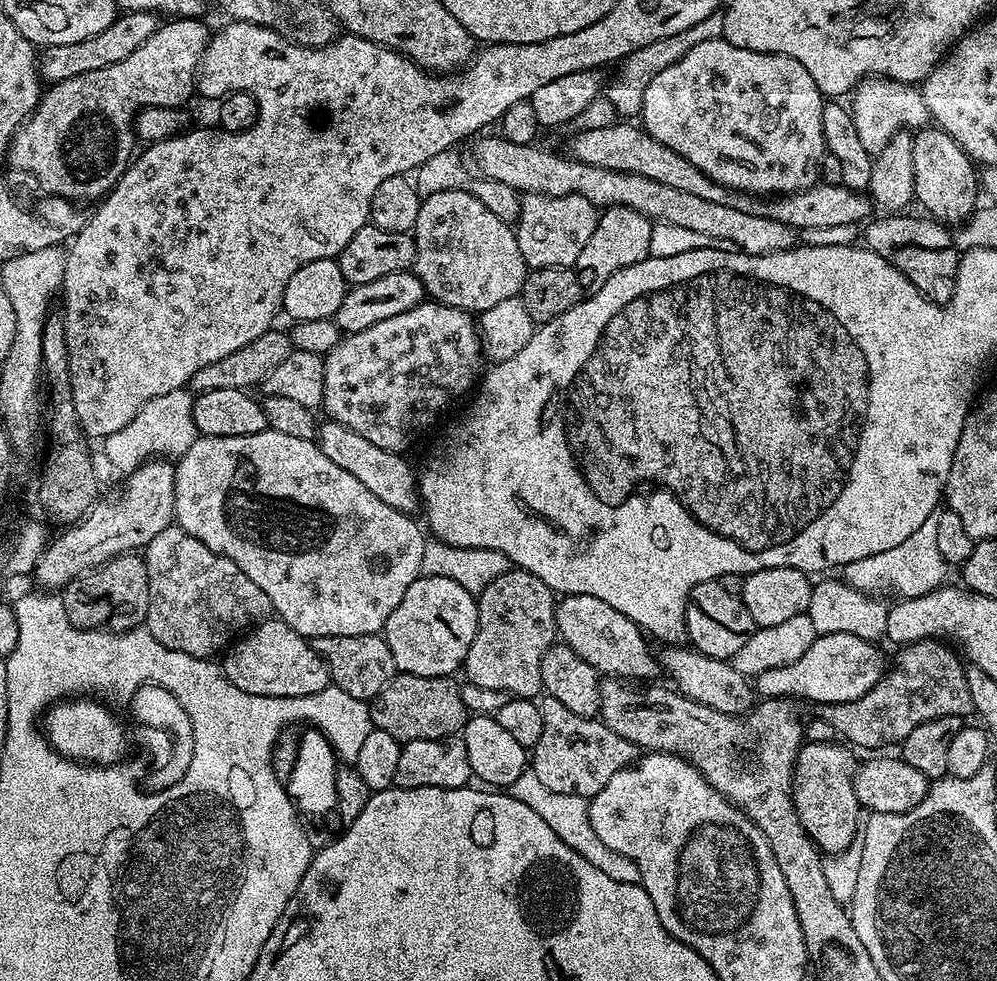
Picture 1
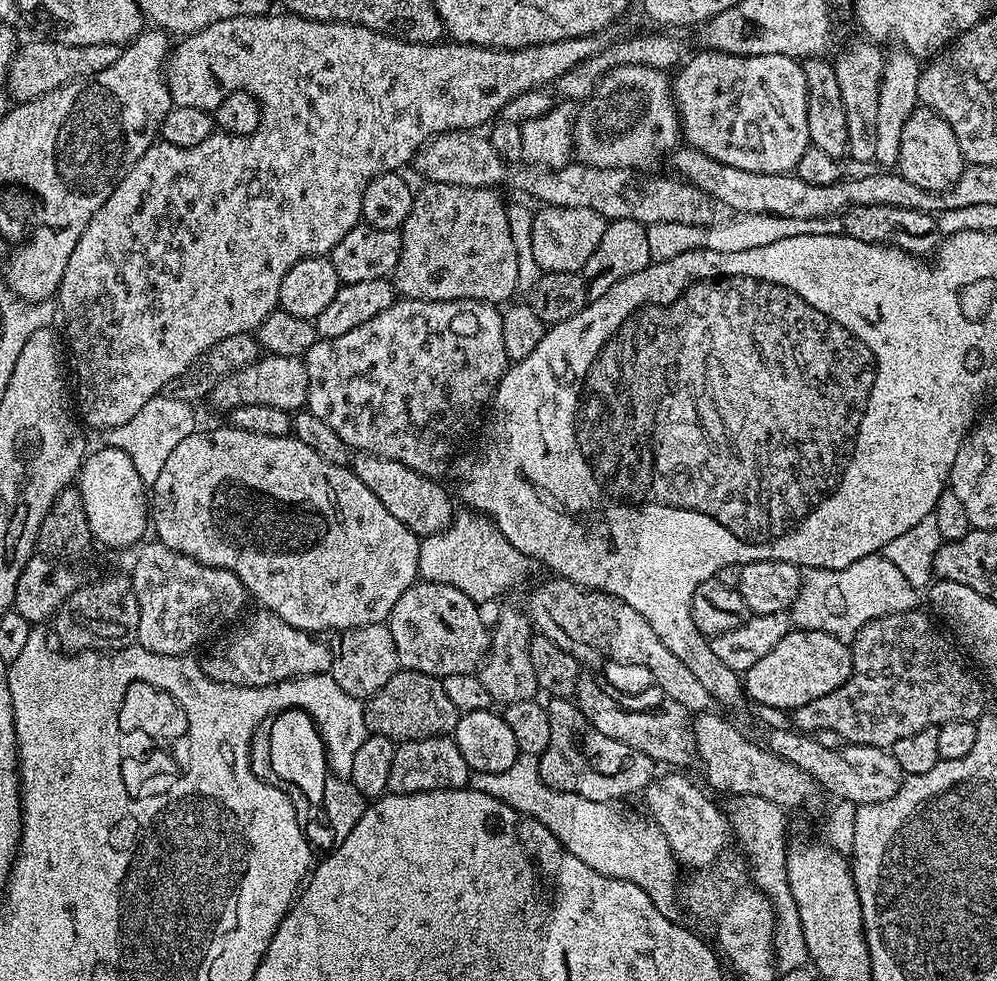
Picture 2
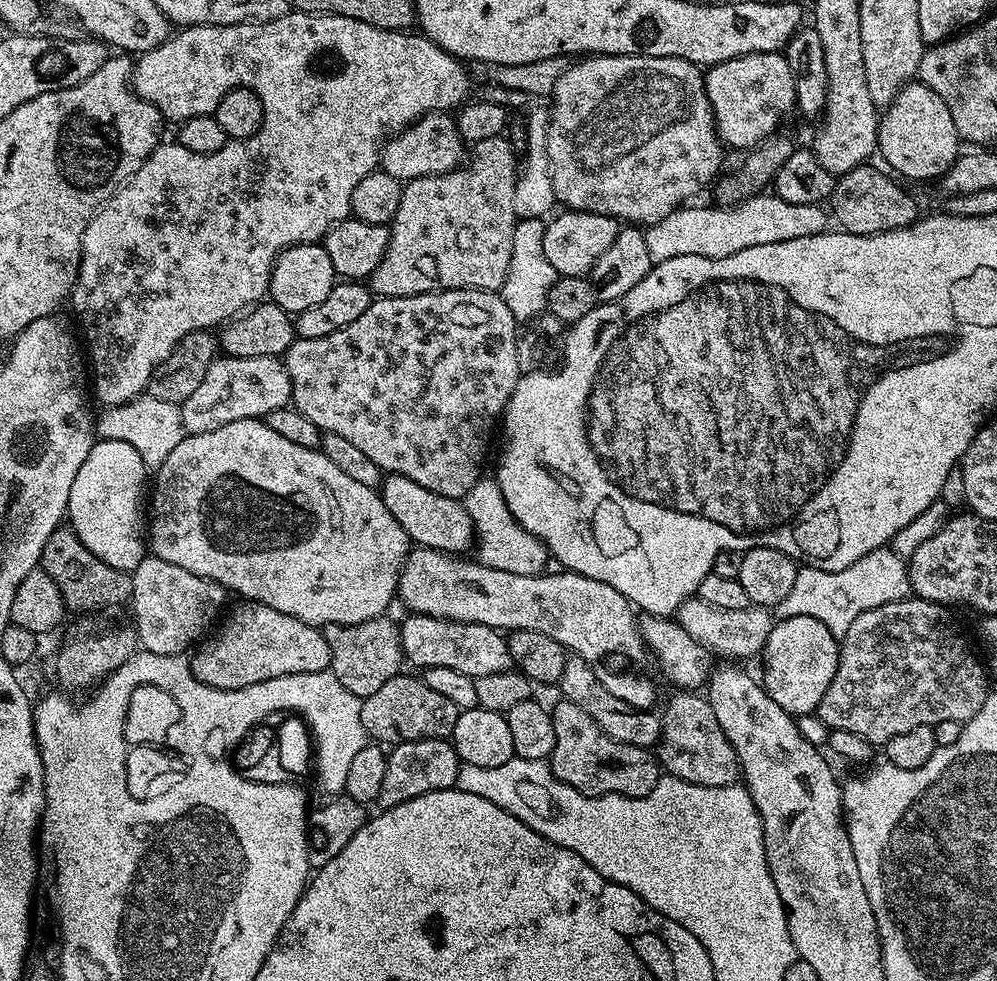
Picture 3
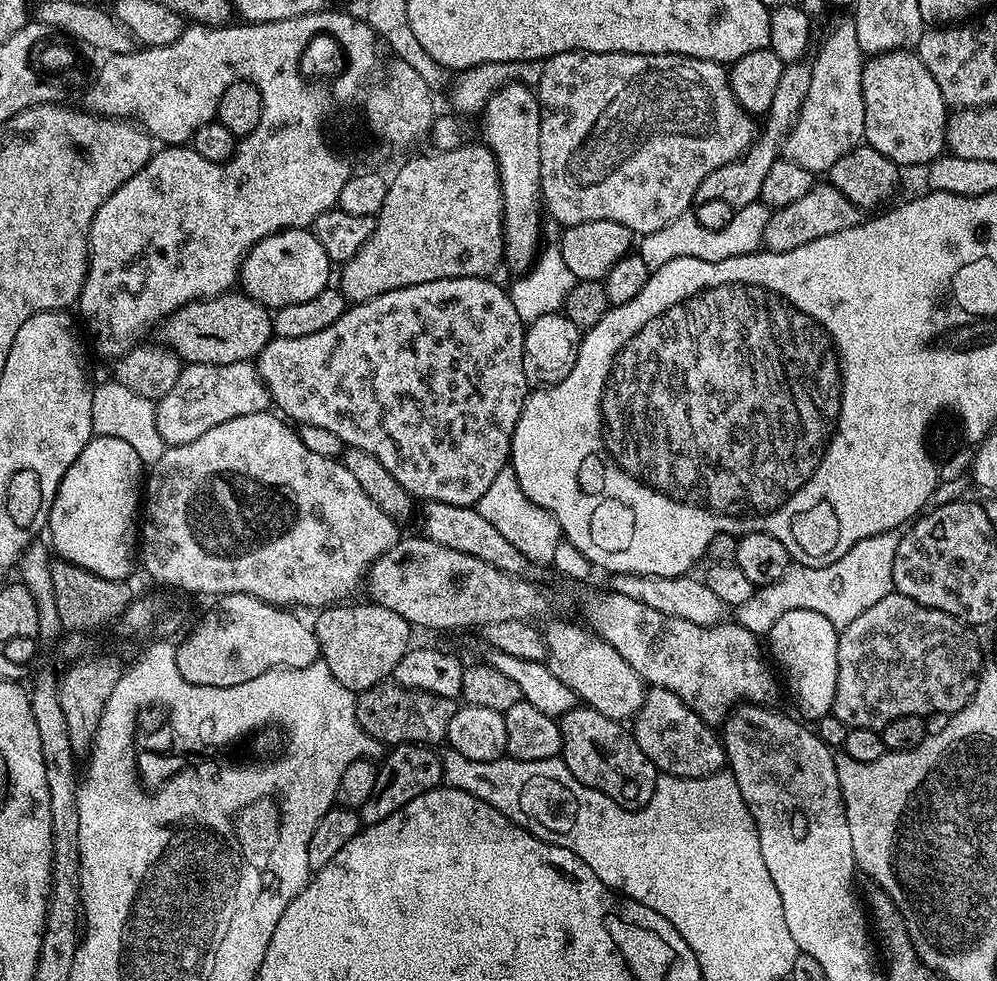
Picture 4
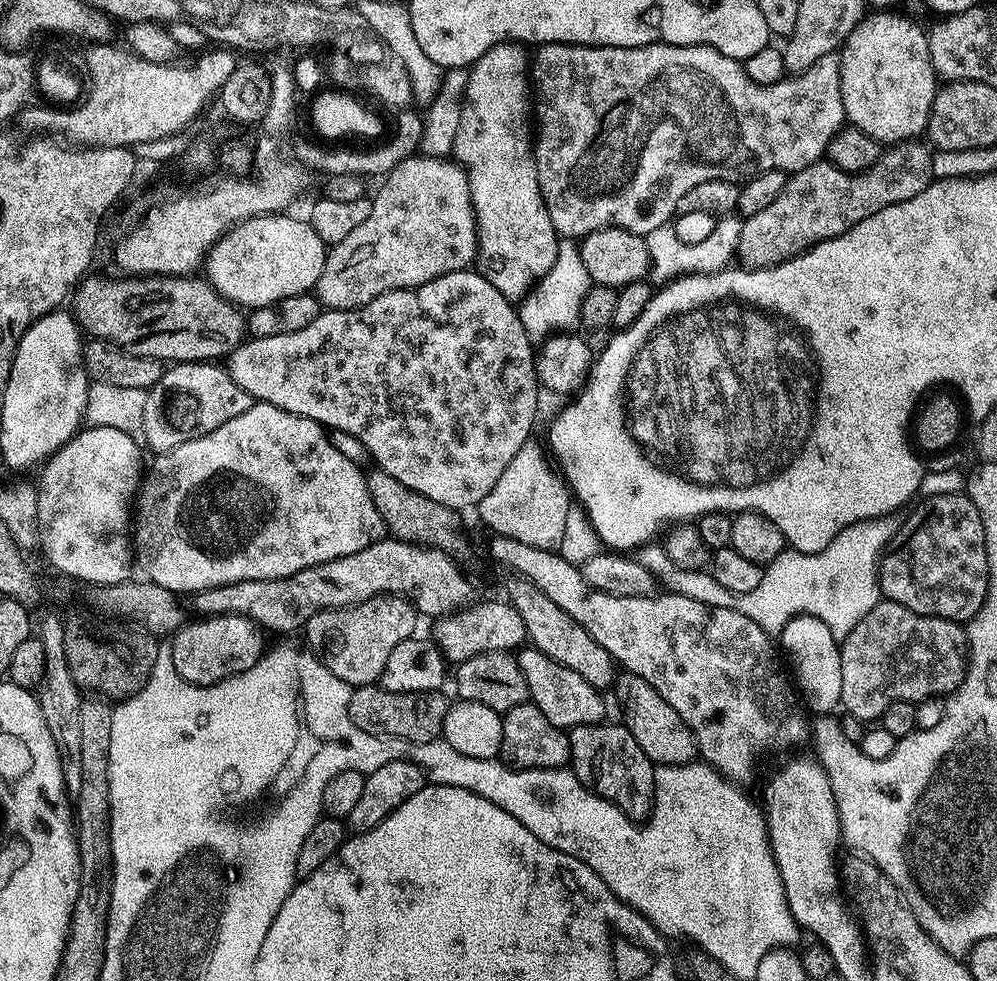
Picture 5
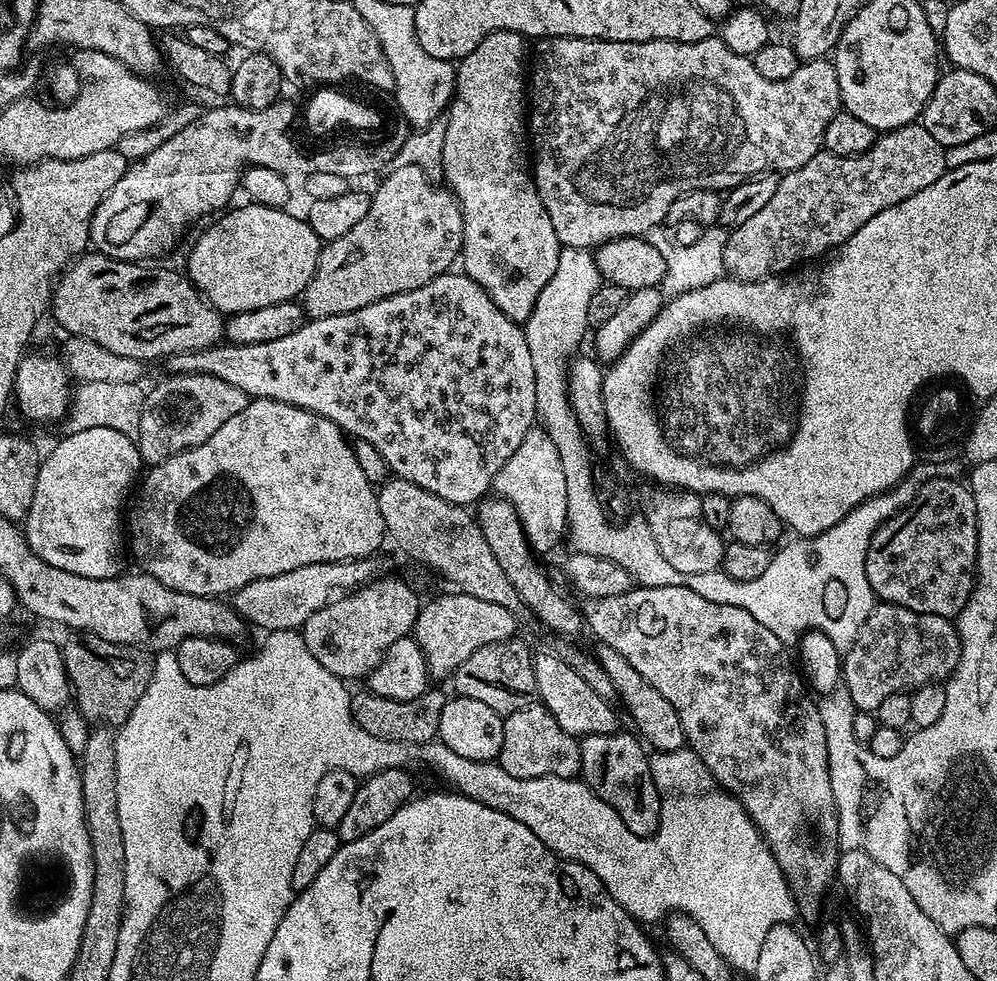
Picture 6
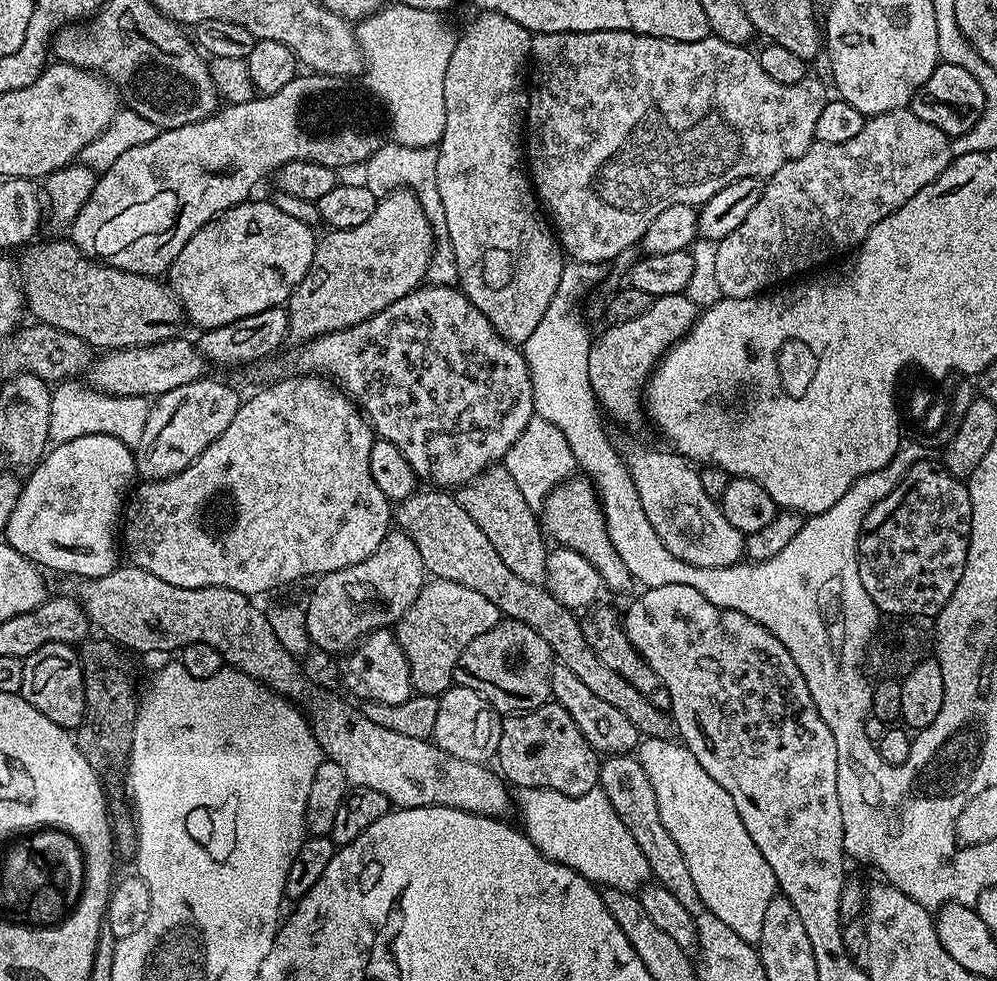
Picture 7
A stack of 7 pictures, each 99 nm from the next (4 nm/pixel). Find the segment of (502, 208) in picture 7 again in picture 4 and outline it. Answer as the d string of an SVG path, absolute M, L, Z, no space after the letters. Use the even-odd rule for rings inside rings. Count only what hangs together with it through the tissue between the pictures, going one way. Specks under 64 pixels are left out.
M508 84L499 88L498 91L490 97L482 109L484 116L484 136L483 143L487 144L488 149L496 158L496 165L500 170L500 189L502 190L502 202L504 203L504 264L512 267L516 274L523 274L532 267L537 255L538 249L542 244L542 197L540 195L540 98L539 95L529 85L526 84Z

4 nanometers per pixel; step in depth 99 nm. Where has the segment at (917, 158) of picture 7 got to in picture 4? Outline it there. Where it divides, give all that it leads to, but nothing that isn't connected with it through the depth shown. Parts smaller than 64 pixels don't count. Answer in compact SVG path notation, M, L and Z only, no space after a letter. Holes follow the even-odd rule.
M816 182L808 193L796 202L775 209L769 215L764 231L763 247L770 252L789 252L806 242L826 238L826 234L838 234L850 230L850 226L860 223L861 209L855 208L833 184Z

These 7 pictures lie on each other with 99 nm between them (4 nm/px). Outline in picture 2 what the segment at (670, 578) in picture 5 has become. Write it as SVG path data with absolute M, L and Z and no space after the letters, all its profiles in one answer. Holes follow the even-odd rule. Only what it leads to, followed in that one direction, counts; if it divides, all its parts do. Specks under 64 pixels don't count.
M882 554L858 558L842 570L810 568L803 573L798 598L794 598L790 615L797 629L825 632L845 642L860 633L862 626L890 614L904 614L917 607L921 593Z

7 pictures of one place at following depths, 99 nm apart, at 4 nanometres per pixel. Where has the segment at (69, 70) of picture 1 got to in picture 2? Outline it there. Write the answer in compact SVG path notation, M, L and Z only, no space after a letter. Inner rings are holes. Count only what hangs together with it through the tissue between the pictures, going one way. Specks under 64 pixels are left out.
M32 40L29 44L21 43L16 49L16 55L12 57L12 64L8 68L7 90L13 101L23 102L33 100L50 90L58 90L62 85L71 80L78 80L86 76L98 74L98 70L106 70L106 66L112 65L120 56L121 45L103 44L102 46L78 46L71 42L59 44L56 40Z

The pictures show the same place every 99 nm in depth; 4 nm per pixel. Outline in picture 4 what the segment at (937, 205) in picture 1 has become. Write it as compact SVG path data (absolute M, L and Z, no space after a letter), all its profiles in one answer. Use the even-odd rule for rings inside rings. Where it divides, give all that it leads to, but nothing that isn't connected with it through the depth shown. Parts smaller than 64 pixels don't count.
M903 50L869 55L862 70L862 96L866 110L864 140L867 147L886 154L897 166L927 166L945 155L944 128L950 115L934 74L926 70L915 51Z

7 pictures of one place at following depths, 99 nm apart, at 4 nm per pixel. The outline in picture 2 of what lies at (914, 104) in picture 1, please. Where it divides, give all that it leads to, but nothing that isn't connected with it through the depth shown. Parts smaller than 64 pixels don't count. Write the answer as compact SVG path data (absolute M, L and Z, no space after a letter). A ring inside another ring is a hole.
M859 38L840 57L835 57L834 63L838 74L838 86L842 89L842 102L846 106L846 126L848 127L848 151L849 157L853 156L858 163L864 164L875 161L875 118L878 115L879 84L882 82L885 54L879 52L877 45L867 38Z

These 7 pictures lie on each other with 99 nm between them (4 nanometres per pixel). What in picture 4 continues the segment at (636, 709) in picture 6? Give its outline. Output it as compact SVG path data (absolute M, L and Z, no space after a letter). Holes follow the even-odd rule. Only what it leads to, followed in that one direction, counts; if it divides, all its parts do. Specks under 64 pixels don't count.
M649 687L644 701L630 724L632 736L638 742L638 750L650 758L657 773L678 778L706 778L715 776L725 767L724 745L717 729L705 724L702 717L678 694L670 694L665 688Z

